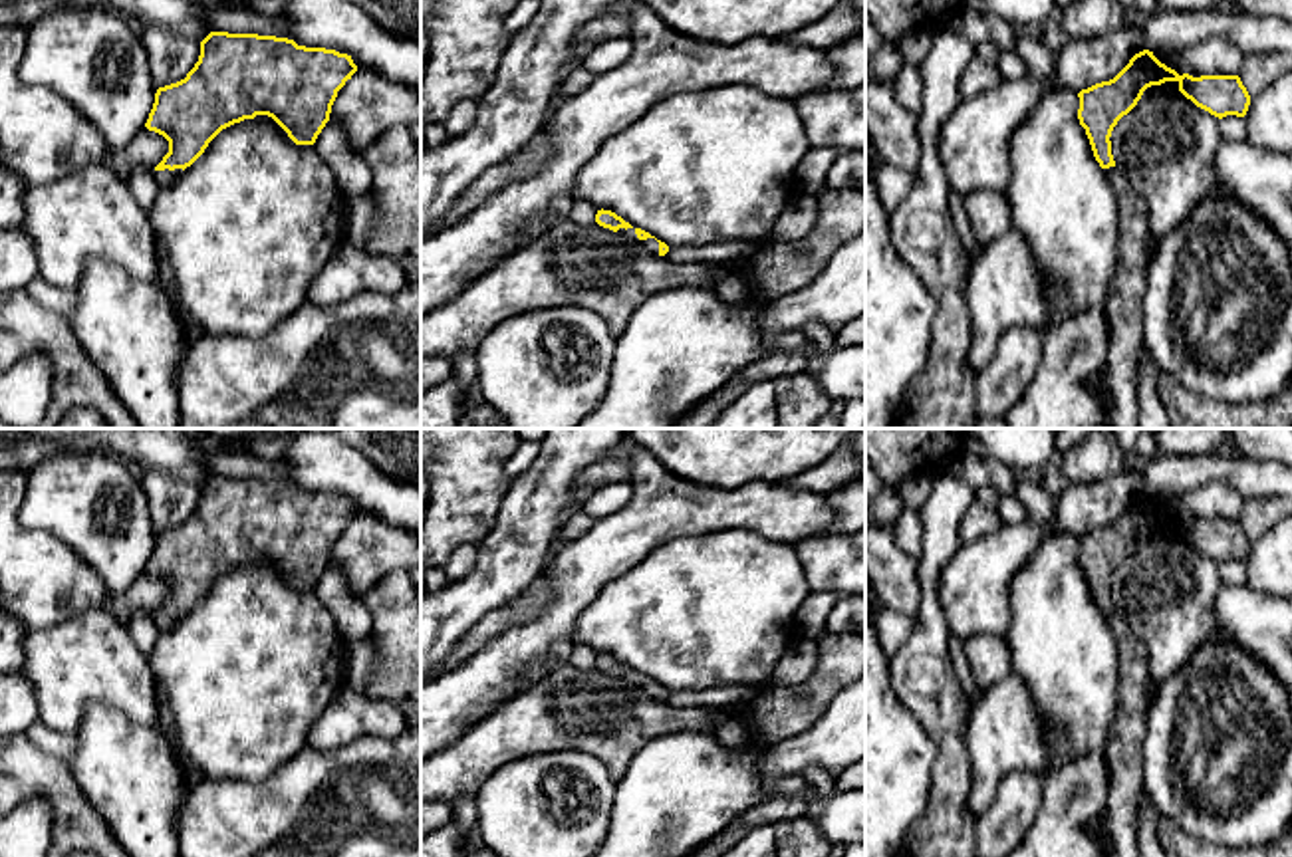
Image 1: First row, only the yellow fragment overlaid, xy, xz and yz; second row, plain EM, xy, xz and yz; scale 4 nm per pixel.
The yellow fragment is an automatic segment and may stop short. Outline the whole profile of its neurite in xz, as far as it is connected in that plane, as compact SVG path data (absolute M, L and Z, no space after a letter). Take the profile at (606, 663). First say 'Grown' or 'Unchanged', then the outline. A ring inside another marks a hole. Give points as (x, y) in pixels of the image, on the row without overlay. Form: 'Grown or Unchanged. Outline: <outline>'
Grown. Outline: M603 653L597 655L595 667L603 673L613 674L615 678L635 684L645 696L659 698L659 700L665 700L669 696L669 690L665 686L657 684L655 680L651 680L641 673L631 671L611 655L603 655Z

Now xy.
Grown. Outline: M210 476L185 524L159 532L145 571L169 585L169 597L155 611L159 633L171 631L208 587L226 571L256 559L272 561L296 589L314 589L337 536L357 516L351 500L294 484L258 478Z

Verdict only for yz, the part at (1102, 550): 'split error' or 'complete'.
split error

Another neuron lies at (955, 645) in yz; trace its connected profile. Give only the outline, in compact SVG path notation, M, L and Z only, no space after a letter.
M949 637L949 653L953 657L953 667L957 671L957 678L965 690L965 694L976 702L980 696L980 690L972 678L967 655L965 655L965 641L961 641L959 637Z

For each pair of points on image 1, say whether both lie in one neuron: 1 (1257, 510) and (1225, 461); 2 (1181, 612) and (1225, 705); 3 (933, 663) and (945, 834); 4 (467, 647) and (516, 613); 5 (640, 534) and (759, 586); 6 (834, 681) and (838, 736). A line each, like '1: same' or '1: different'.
1: different
2: different
3: same
4: same
5: different
6: different

